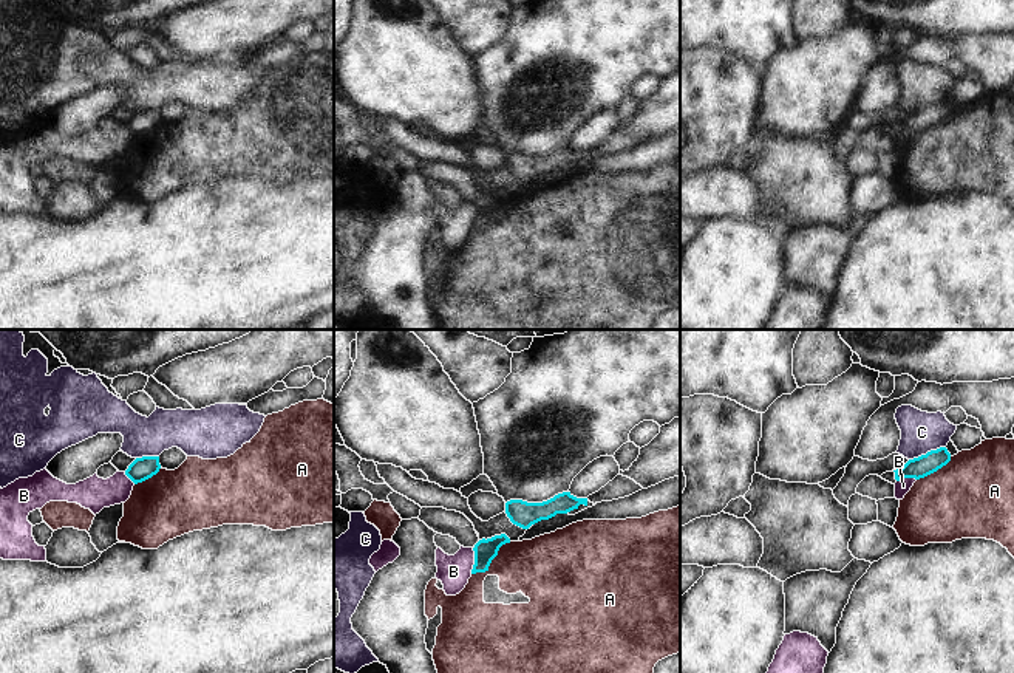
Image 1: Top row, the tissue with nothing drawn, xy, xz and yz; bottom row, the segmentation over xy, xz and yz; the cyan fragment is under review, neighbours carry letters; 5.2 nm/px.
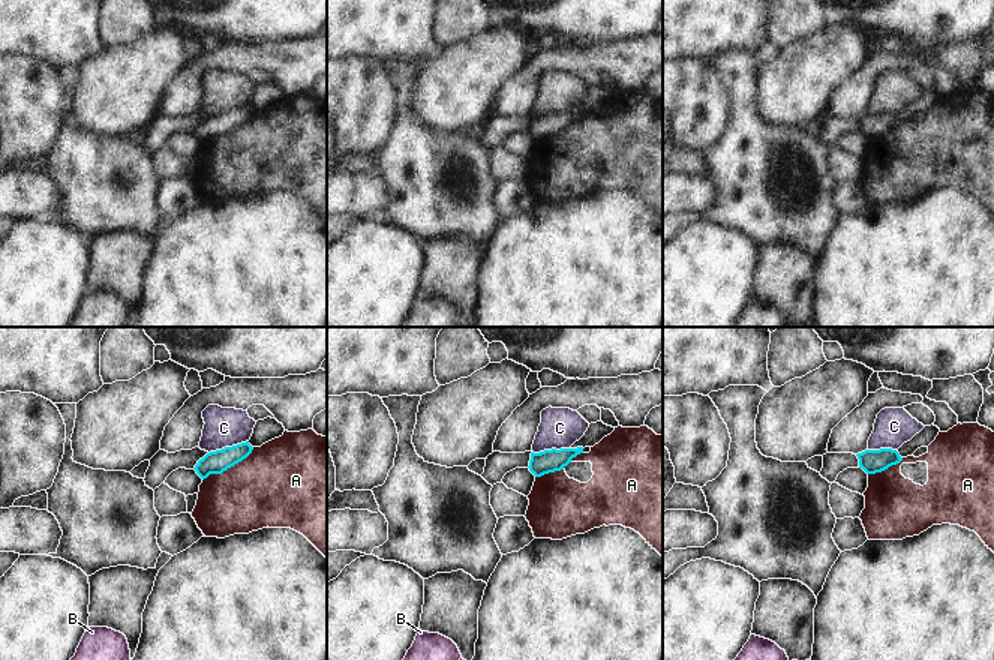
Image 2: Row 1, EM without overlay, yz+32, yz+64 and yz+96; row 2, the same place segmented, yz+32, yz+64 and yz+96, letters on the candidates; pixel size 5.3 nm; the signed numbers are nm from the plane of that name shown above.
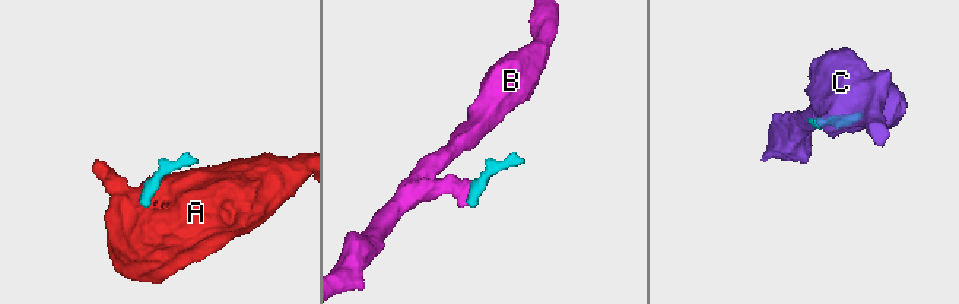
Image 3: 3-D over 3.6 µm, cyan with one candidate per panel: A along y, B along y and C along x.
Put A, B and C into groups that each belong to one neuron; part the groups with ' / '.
A / B / C

